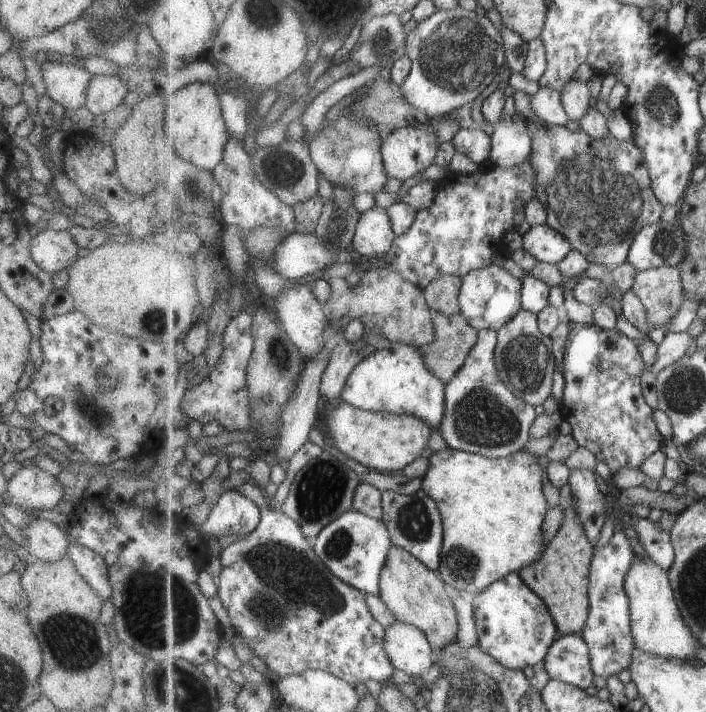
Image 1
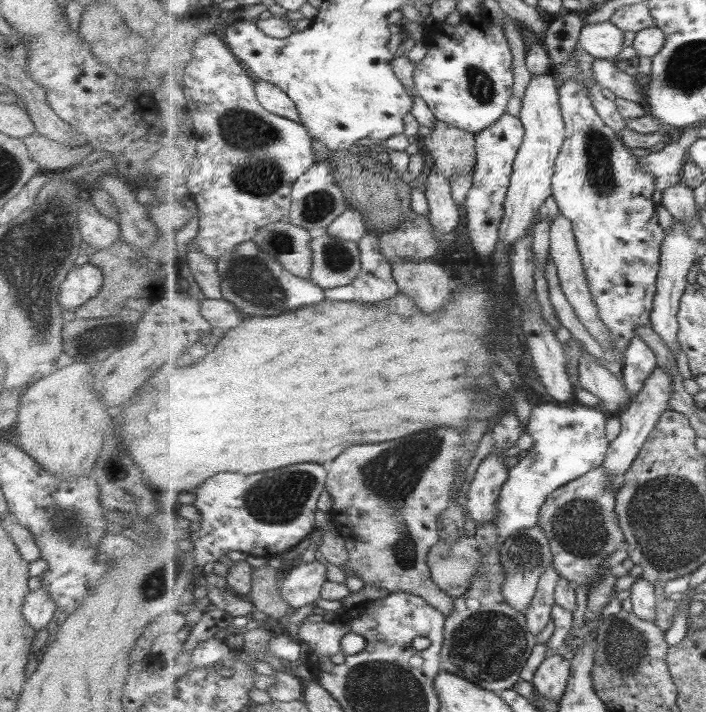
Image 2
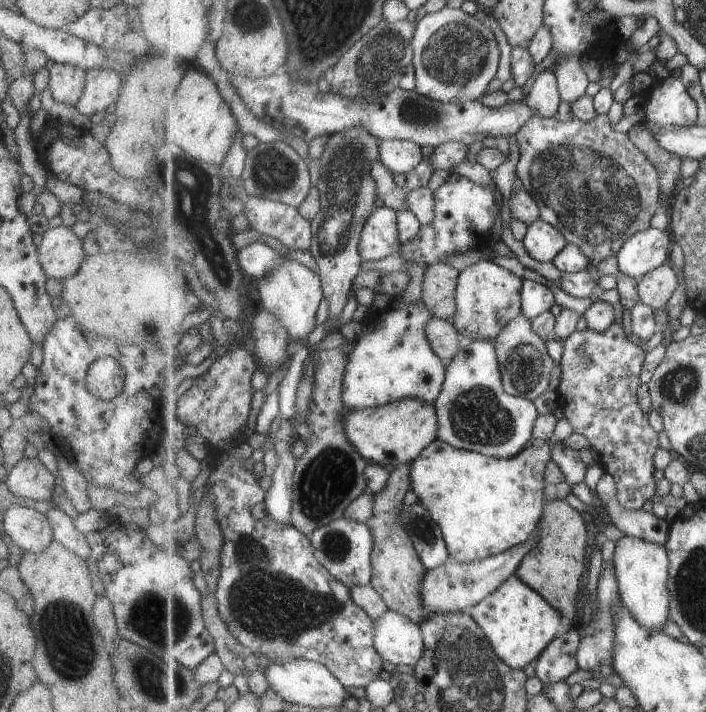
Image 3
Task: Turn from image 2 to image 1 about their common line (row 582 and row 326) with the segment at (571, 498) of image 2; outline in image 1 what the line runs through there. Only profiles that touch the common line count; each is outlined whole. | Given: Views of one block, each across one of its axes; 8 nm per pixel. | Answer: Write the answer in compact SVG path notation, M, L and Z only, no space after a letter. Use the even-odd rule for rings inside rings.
M575 324L569 332L567 354L565 356L564 378L566 387L561 400L563 418L572 427L572 436L579 447L587 448L597 456L598 461L605 462L611 472L617 472L628 466L641 469L645 460L661 450L664 438L657 430L657 422L653 420L653 408L647 404L643 396L641 376L649 367L641 358L636 340L621 334L616 329L601 328L597 324Z

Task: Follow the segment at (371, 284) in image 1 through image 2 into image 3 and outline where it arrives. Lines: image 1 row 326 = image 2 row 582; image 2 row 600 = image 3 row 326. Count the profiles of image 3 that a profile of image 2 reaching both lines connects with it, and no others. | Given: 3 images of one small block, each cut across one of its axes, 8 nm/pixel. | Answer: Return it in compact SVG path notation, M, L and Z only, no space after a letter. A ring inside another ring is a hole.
M434 317L429 320L425 334L433 351L446 363L453 361L465 343L453 321L449 319Z

